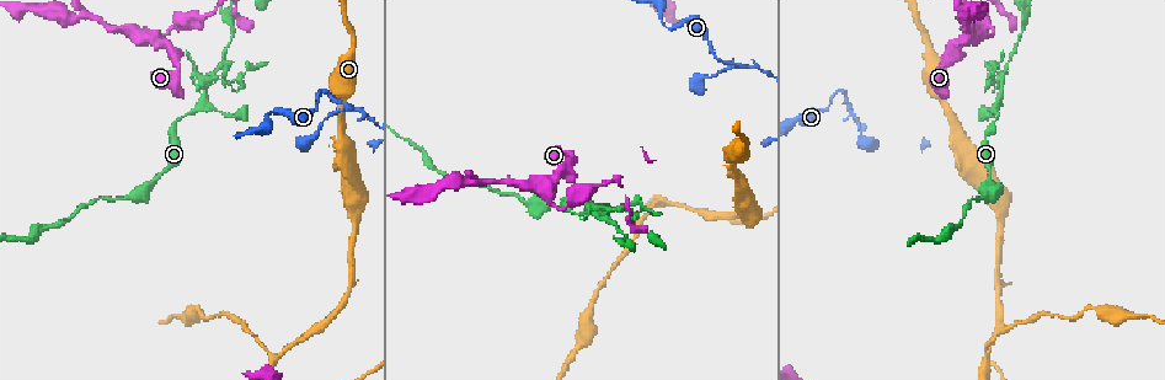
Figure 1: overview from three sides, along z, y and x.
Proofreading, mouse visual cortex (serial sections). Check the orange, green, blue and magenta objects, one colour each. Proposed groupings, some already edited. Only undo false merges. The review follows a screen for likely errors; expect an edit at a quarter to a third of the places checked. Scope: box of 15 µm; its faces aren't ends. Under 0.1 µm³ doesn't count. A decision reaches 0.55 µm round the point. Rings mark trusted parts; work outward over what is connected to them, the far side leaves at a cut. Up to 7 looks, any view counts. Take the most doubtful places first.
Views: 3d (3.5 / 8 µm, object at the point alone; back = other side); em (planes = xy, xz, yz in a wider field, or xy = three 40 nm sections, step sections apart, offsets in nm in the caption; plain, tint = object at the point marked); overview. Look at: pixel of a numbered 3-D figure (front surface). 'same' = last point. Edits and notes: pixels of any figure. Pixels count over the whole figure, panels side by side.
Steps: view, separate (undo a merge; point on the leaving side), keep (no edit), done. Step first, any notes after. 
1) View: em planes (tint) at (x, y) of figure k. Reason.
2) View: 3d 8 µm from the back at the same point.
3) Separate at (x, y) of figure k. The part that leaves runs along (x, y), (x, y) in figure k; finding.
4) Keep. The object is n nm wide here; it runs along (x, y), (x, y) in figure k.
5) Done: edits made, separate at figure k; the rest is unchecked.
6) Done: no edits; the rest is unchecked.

View: 3d 3.5 µm at (1002, 77) of figure 1. Branch point.

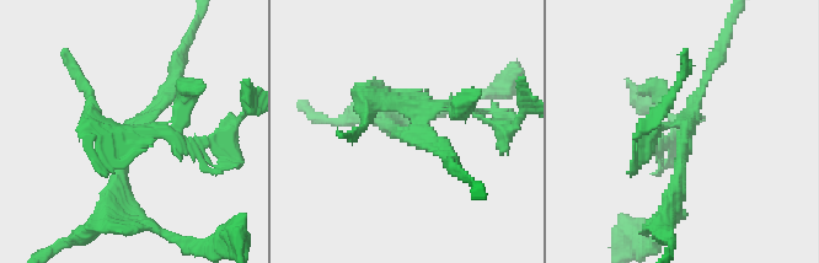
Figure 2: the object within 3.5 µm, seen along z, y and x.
View: em xy step 1 (tint) at (685, 121) of figure 2.

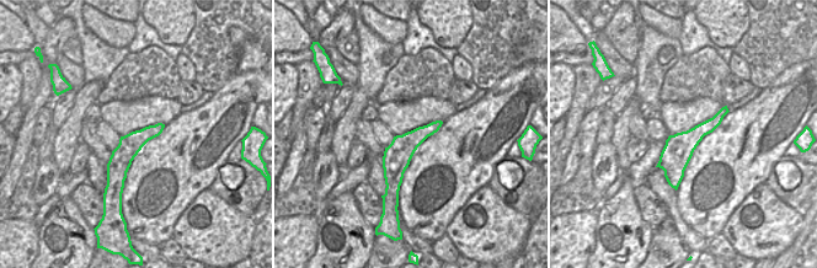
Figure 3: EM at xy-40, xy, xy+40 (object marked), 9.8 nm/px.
Keep. The object is 260 nm wide here; it runs along (724, 111), (676, 155), (674, 185) in figure 3; all the same cell.

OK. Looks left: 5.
View: 3d 8 µm at (742, 67) of figure 1.

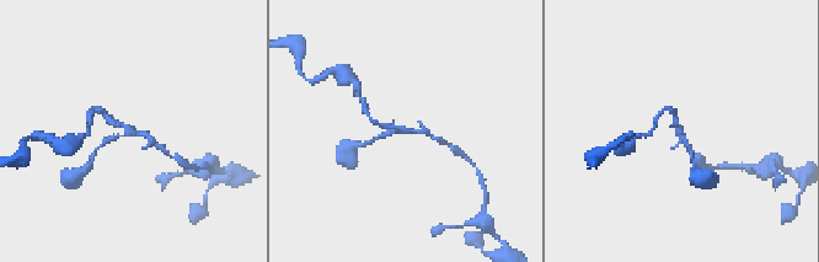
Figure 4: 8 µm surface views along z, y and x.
View: em xy step 1 (tint) at (403, 128) of figure 4.

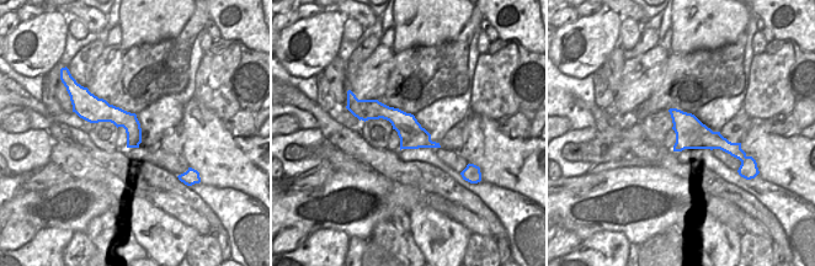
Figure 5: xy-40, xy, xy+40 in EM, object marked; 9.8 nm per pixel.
Keep. The object is 260 nm wide here; it runs along (360, 113), (390, 113), (432, 144) in figure 5; continuous, no second cell.

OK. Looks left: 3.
View: 3d 3.5 µm at (83, 15) of figure 1. A fork.

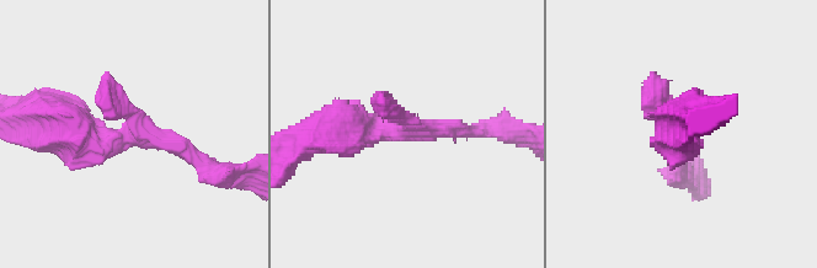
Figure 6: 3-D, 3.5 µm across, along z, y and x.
View: em xy step 2 (tint) at (138, 140) of figure 6. 3 arms meet here; the arms are 200, 250, 400 nm wide; now the EM.

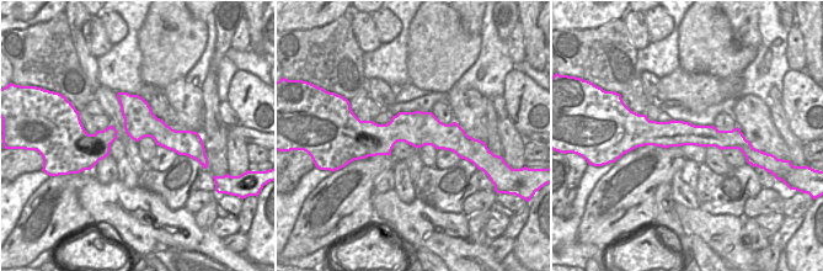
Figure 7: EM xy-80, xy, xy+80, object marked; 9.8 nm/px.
Keep. It runs along (209, 171), (172, 141), (62, 122) in figure 6; all the same cell.

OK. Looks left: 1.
Done: no edits; the rest is unchecked.

